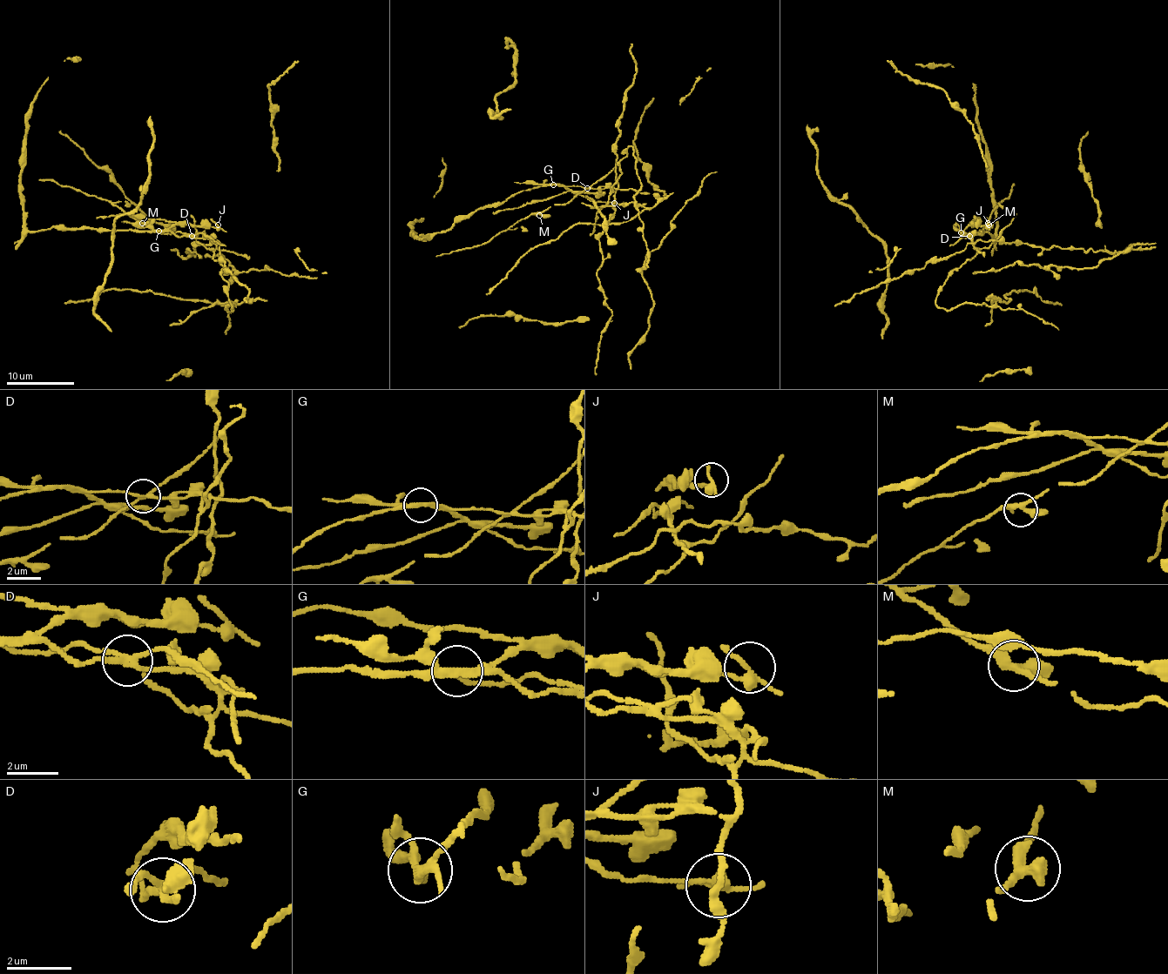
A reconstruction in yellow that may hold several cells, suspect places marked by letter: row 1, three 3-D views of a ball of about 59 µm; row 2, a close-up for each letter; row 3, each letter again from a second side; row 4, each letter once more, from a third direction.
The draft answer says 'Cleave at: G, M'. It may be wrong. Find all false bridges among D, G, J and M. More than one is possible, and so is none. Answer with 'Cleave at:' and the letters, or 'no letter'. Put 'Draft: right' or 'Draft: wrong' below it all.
Cleave at: D, G
Draft: wrong

